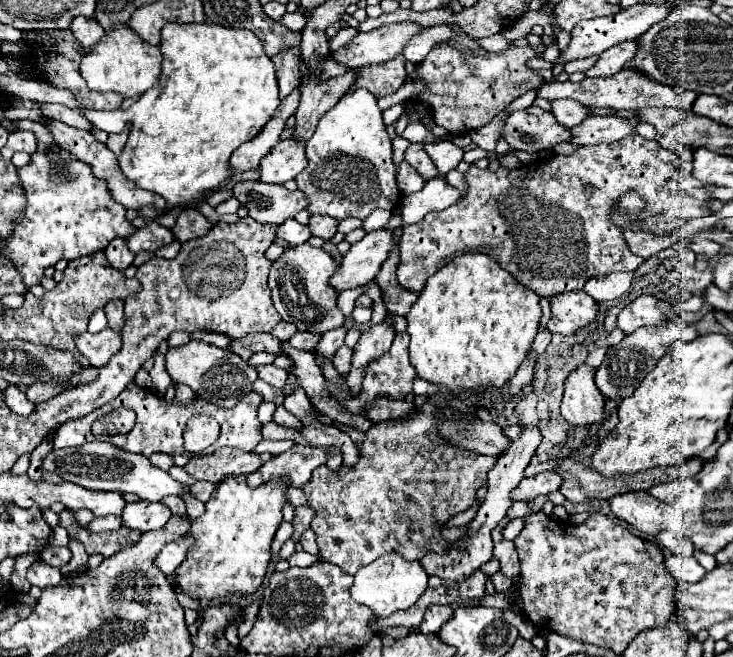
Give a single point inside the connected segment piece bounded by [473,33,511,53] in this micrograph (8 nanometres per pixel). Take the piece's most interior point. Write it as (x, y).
(496, 43)

